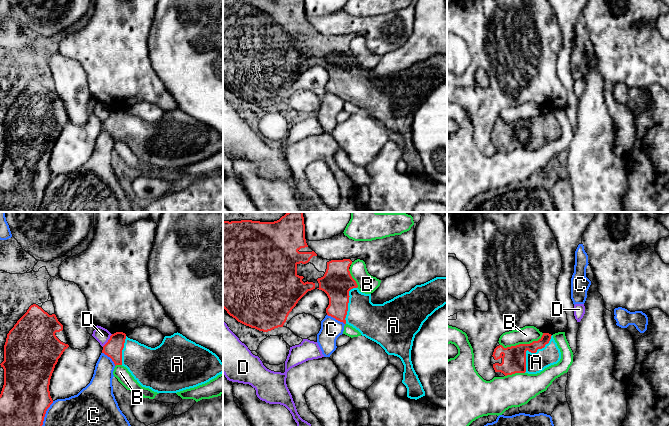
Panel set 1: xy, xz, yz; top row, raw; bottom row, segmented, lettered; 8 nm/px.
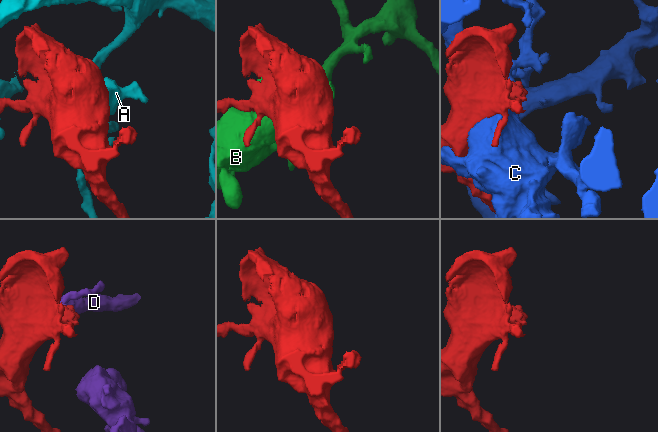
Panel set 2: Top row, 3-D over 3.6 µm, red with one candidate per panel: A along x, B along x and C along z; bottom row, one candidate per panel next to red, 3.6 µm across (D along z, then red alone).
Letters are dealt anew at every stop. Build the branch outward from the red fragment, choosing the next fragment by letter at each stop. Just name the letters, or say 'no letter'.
A

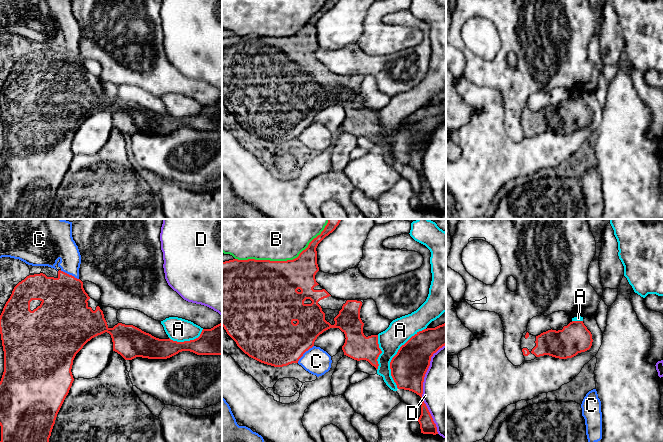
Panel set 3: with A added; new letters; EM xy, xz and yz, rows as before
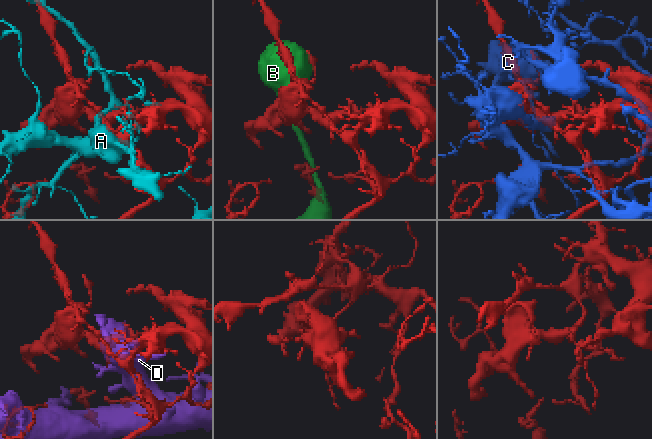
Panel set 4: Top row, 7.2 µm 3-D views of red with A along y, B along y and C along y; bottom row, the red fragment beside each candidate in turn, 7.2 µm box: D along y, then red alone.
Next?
no letter

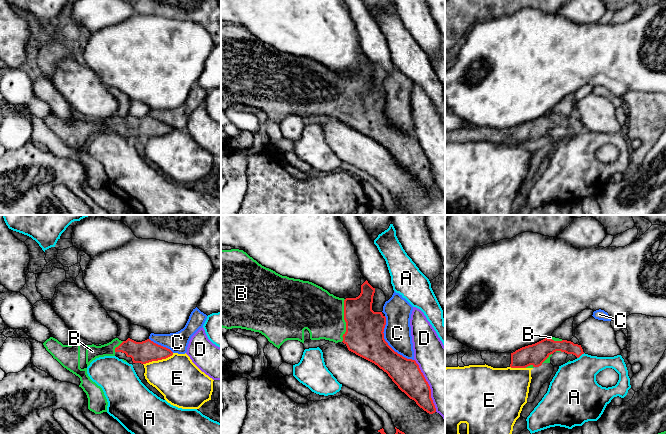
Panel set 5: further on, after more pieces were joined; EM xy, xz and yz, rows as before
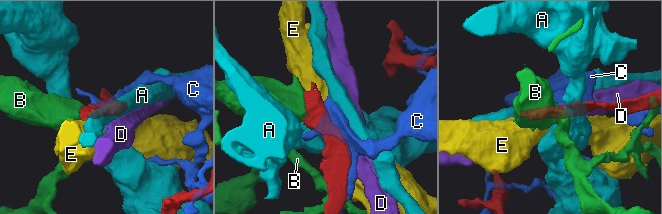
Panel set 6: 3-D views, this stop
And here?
B

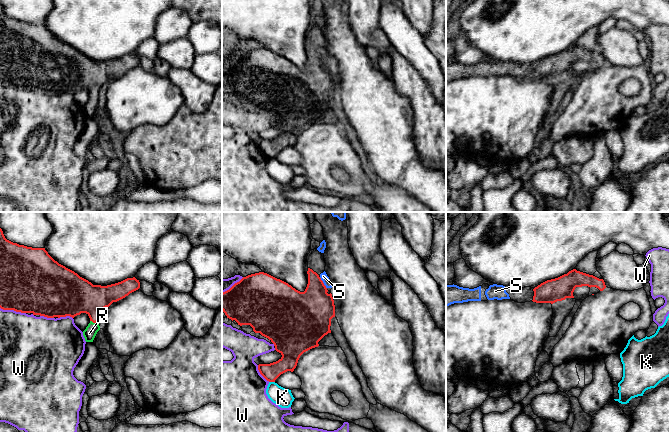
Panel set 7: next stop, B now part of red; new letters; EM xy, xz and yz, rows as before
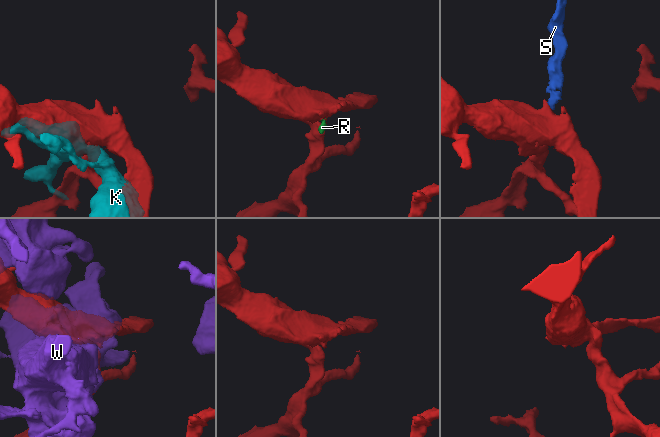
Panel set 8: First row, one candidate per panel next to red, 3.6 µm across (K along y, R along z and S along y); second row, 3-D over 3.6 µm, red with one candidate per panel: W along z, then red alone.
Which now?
R, S

